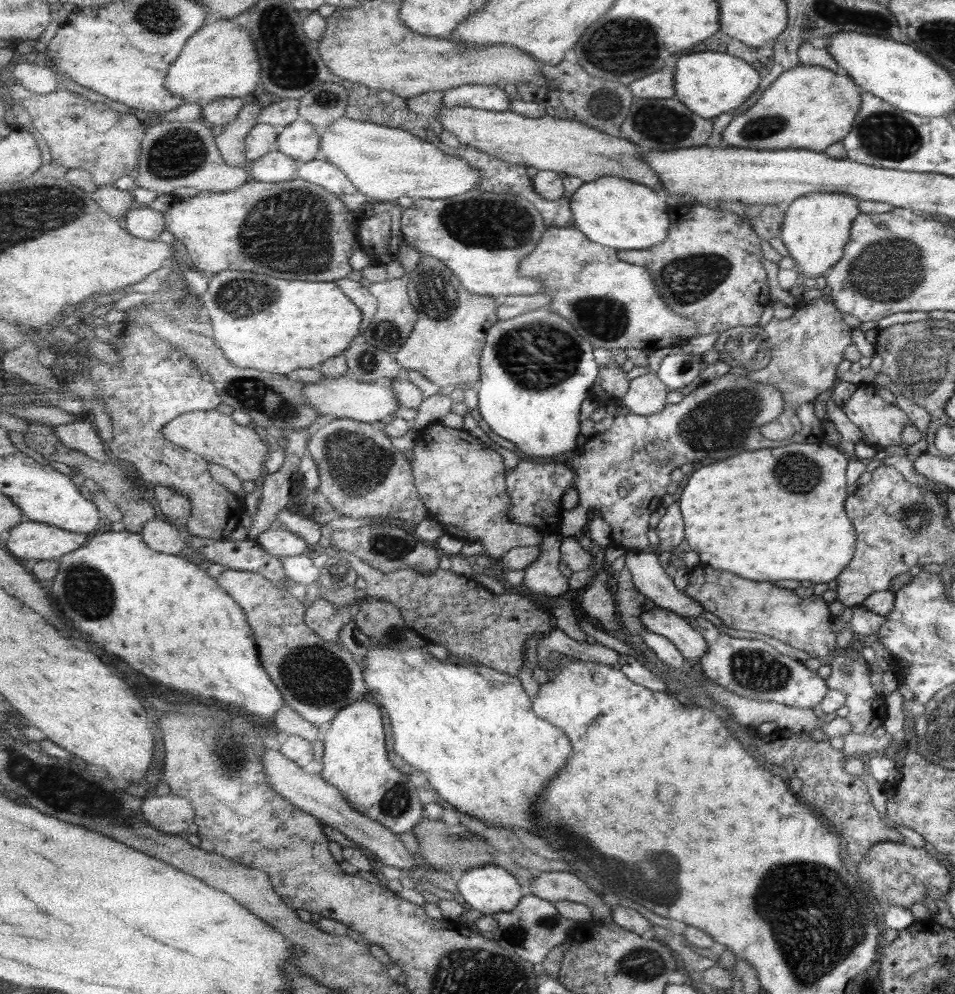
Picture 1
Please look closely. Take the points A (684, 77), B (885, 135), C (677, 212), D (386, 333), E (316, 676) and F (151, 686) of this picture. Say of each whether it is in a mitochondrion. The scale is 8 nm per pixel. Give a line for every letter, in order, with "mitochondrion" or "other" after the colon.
A: other
B: mitochondrion
C: other
D: mitochondrion
E: mitochondrion
F: other

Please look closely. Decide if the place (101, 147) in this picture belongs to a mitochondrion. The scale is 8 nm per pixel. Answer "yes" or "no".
no

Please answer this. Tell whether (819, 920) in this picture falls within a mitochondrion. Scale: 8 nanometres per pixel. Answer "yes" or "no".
yes

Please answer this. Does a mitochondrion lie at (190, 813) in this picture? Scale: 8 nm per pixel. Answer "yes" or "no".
no

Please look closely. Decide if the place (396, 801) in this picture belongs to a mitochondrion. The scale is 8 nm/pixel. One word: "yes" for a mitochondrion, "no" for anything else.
yes

